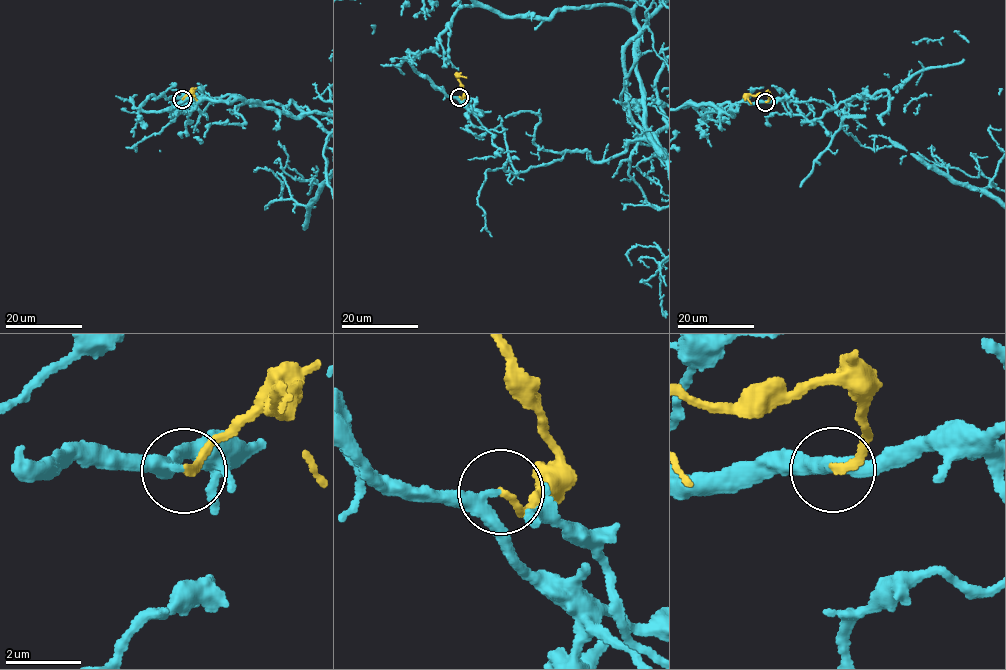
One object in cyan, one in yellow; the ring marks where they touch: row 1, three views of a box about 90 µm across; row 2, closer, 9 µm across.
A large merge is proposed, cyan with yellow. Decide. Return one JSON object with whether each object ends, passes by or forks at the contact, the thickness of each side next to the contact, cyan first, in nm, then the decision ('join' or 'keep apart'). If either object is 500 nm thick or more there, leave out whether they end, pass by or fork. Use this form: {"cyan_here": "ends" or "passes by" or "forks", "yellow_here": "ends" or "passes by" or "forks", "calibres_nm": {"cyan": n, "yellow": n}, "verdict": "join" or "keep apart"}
{"cyan_here": "passes by", "yellow_here": "ends", "calibres_nm": {"cyan": 280, "yellow": 180}, "verdict": "join"}

